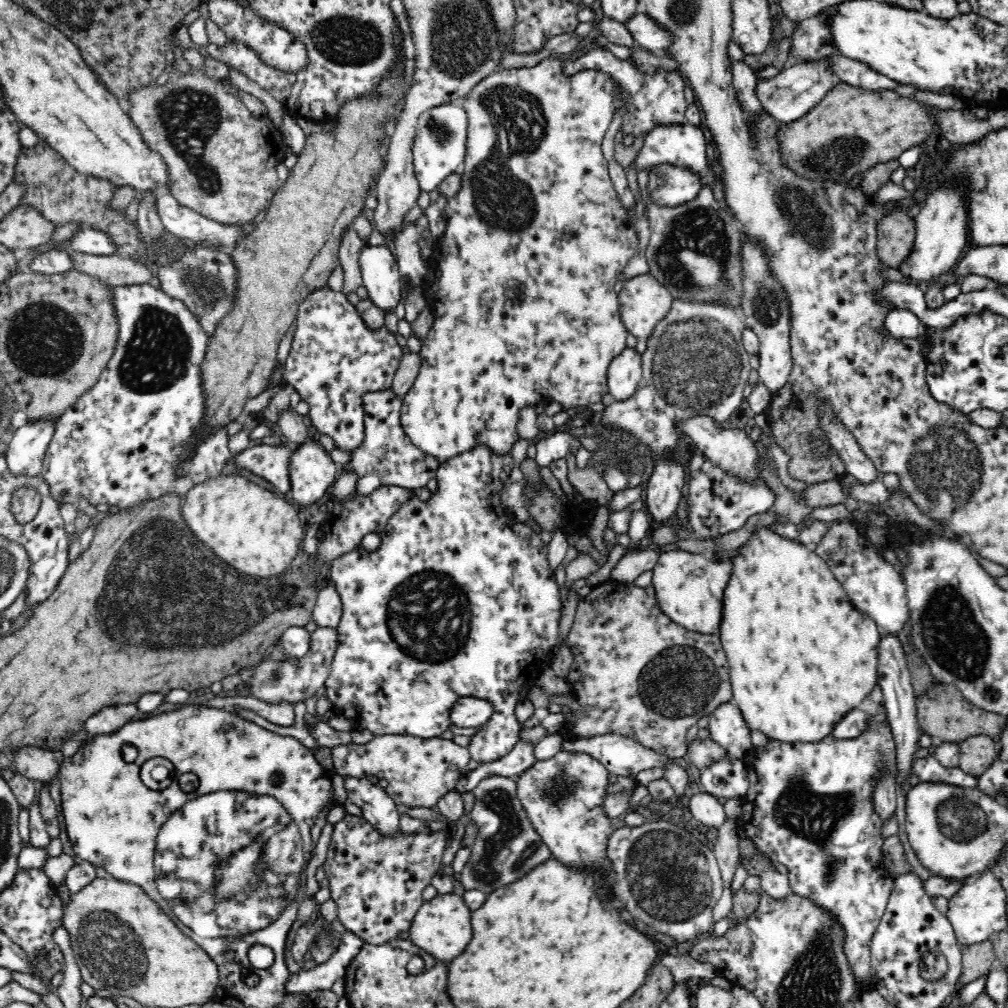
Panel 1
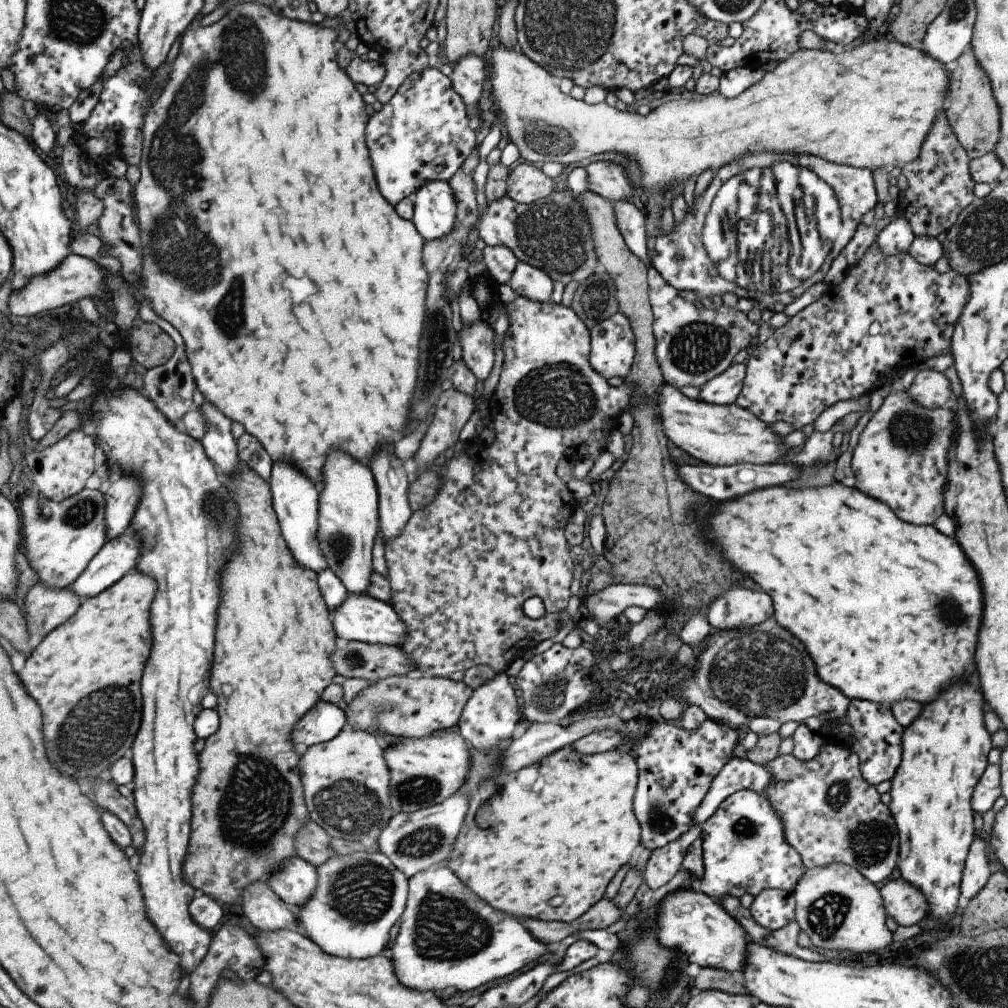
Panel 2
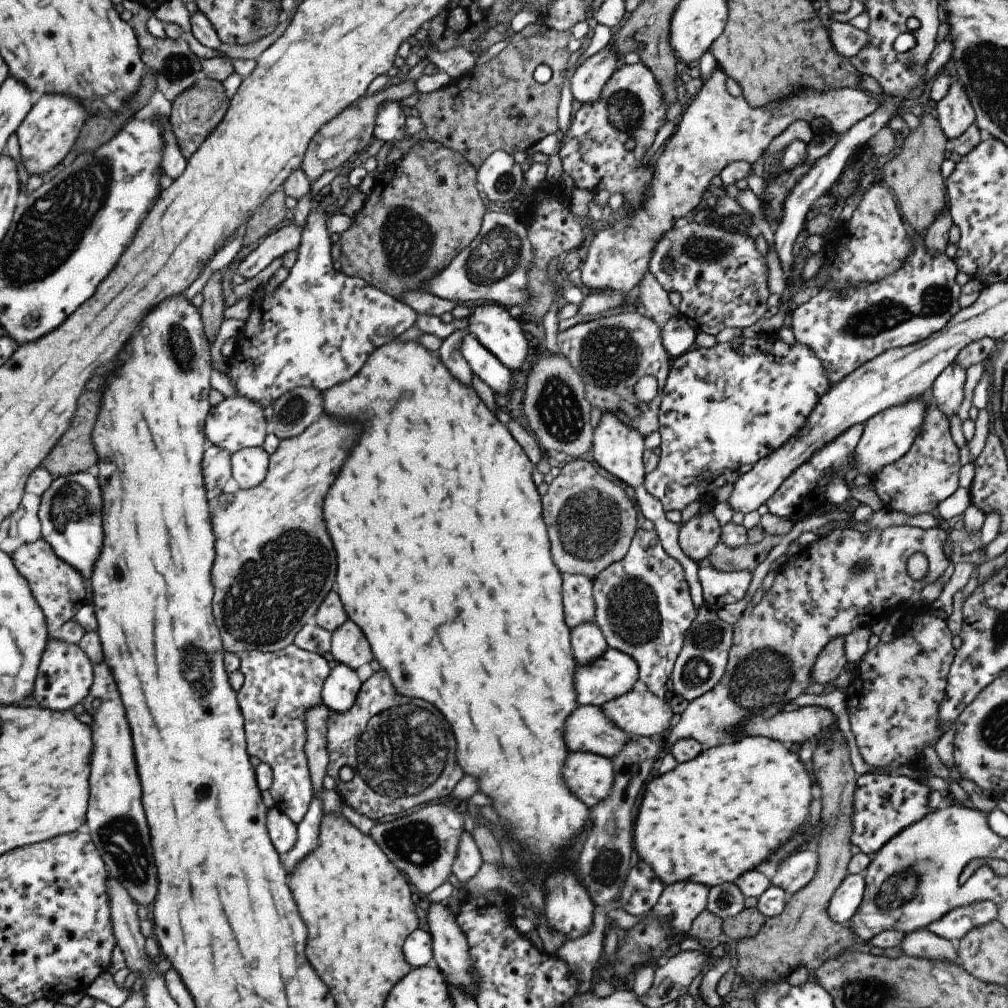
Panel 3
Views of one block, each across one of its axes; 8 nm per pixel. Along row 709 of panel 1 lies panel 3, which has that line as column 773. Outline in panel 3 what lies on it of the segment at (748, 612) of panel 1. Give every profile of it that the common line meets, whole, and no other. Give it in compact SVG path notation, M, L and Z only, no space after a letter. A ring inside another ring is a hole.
M761 735L742 736L735 742L722 744L718 747L705 749L696 759L686 763L679 763L674 770L655 777L644 792L642 806L638 810L638 818L634 824L635 858L645 861L654 871L658 879L665 885L679 881L690 880L704 884L710 888L720 884L734 883L742 874L756 869L762 863L771 860L784 844L787 844L804 826L809 818L810 803L816 792L816 783L810 766L806 766L796 752L791 752L789 745Z

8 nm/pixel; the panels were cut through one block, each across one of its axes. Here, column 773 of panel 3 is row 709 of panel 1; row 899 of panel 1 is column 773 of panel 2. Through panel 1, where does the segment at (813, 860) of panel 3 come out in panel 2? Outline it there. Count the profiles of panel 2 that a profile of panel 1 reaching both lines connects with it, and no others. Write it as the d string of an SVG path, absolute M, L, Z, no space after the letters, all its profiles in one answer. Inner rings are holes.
M742 789L731 794L702 825L704 878L700 891L718 901L744 894L756 896L764 889L793 891L806 866L786 842L783 820L765 794Z

